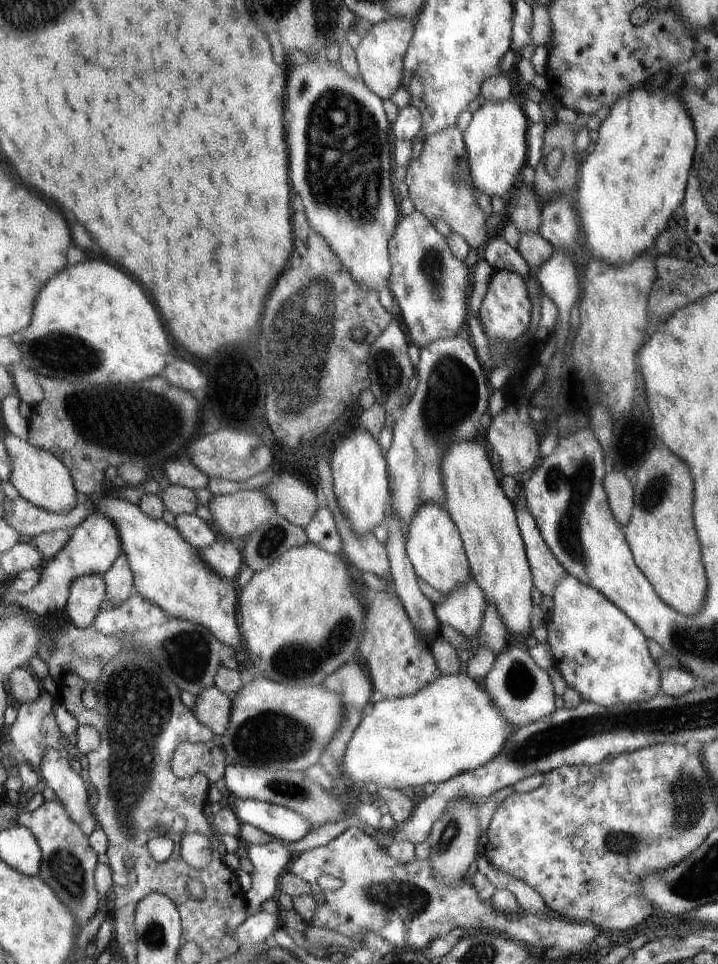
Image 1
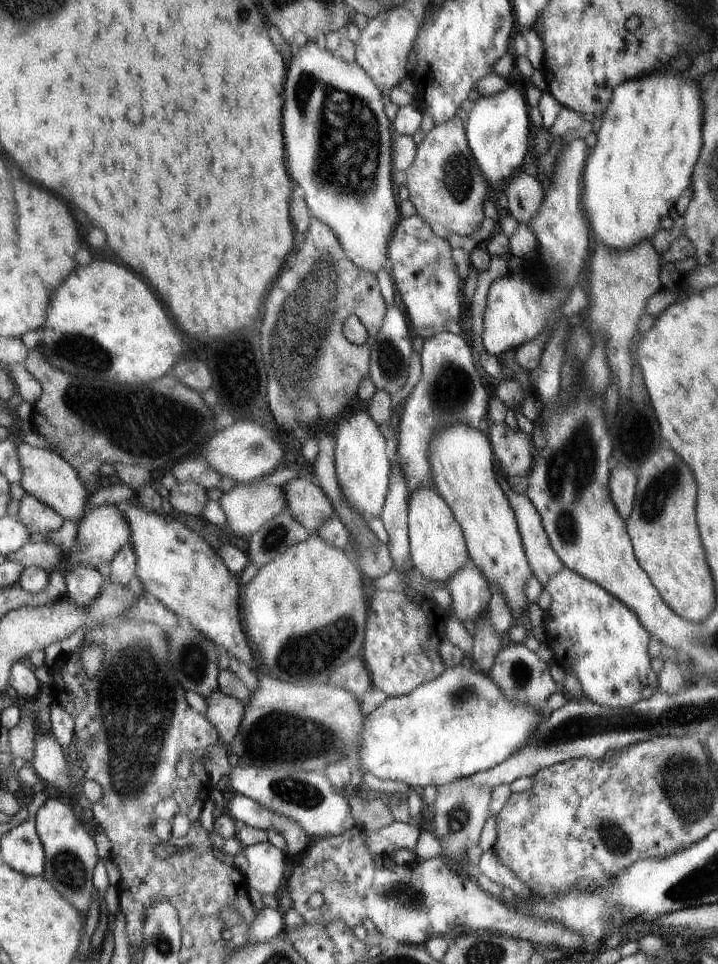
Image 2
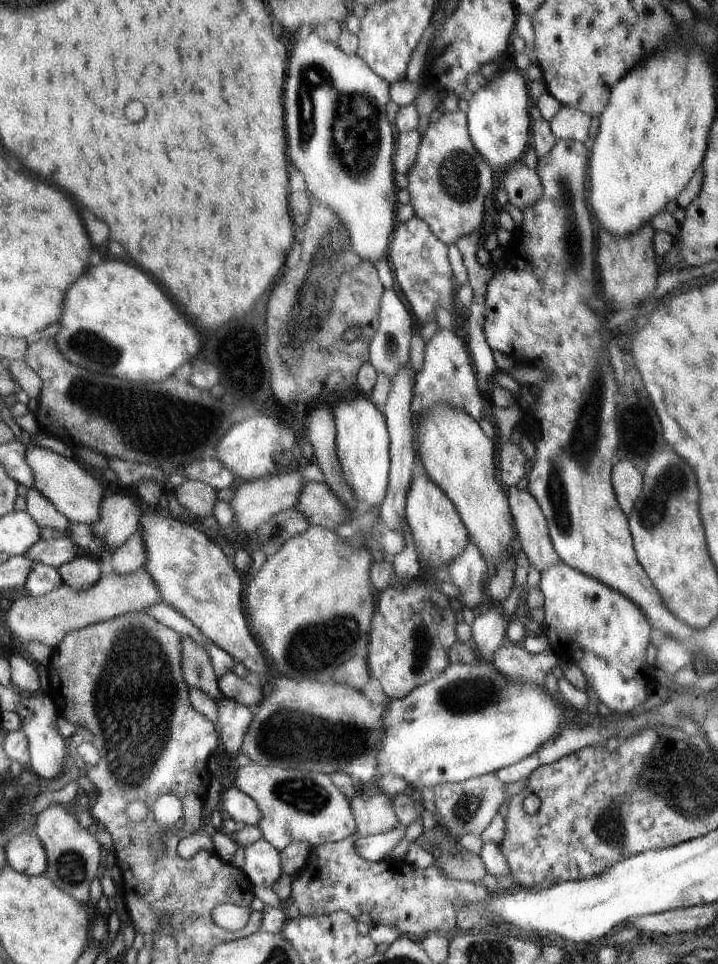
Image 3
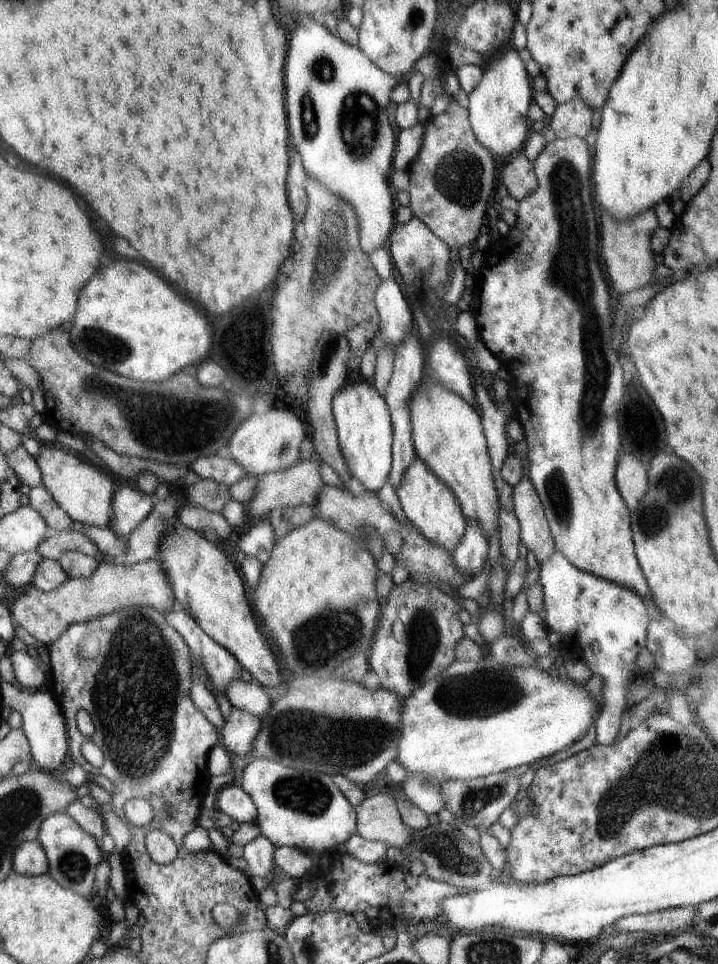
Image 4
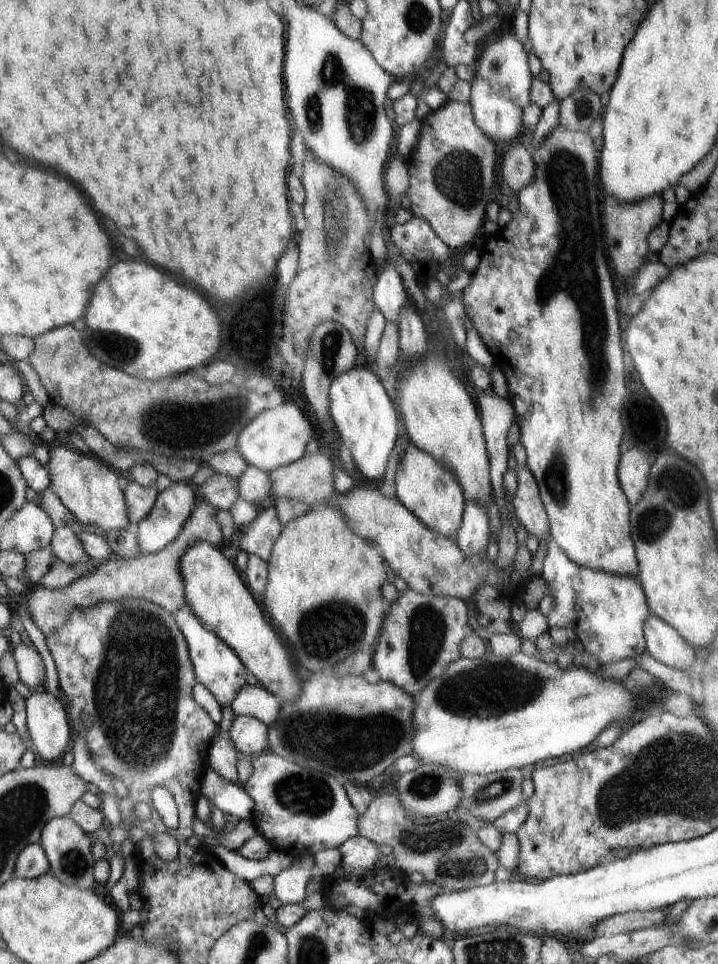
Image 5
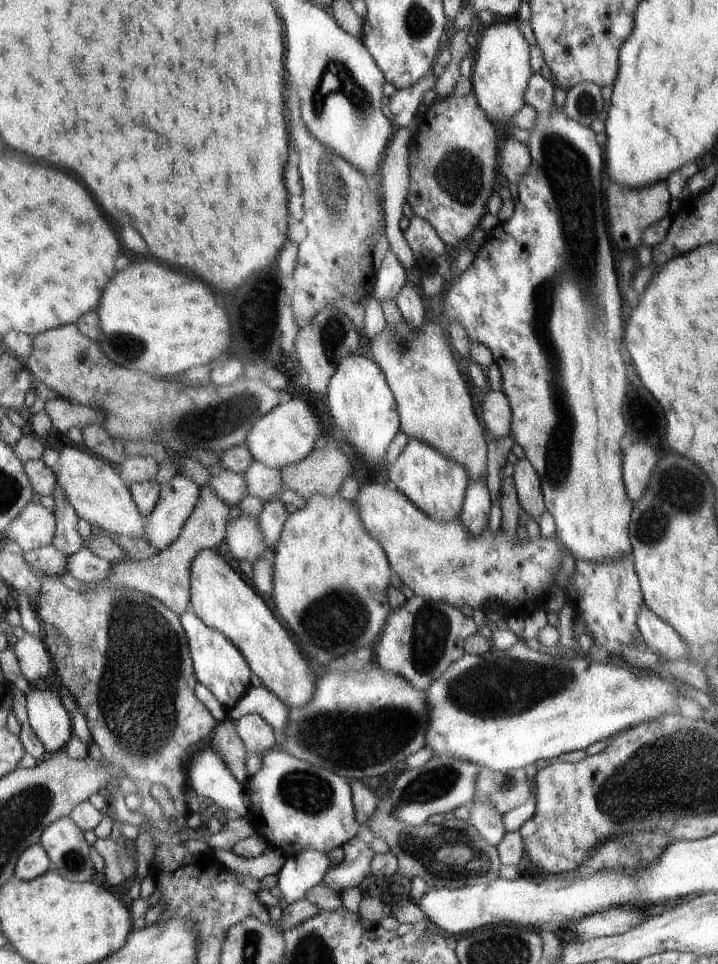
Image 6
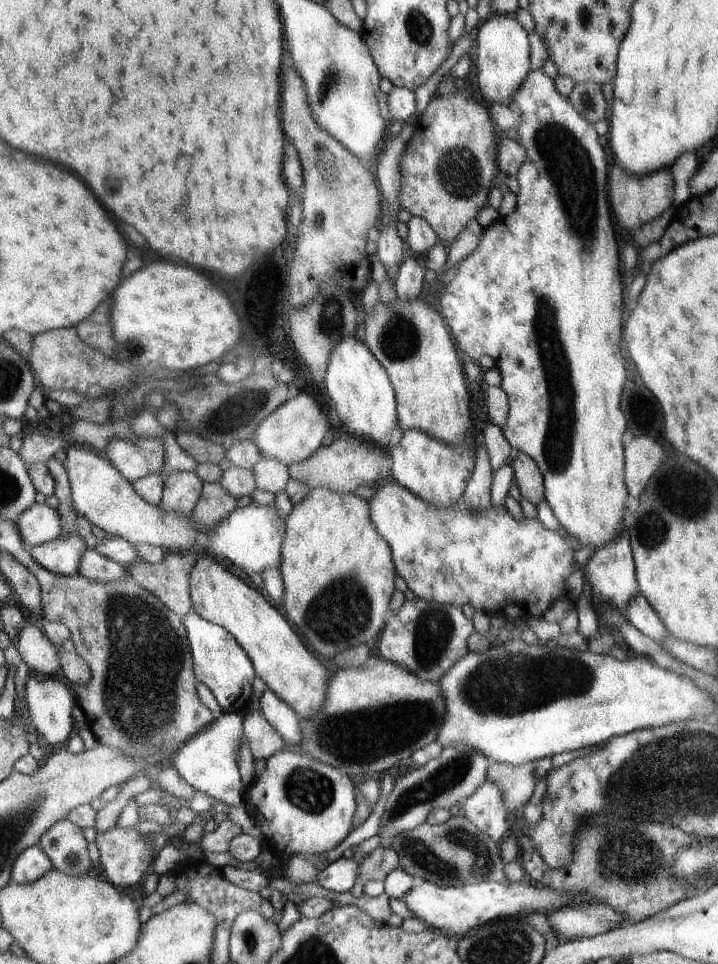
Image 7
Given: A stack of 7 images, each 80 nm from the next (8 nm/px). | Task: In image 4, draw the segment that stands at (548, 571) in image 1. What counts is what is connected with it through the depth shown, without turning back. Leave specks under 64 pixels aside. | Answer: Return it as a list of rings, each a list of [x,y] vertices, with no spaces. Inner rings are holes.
[[[529,479],[513,488],[513,509],[519,522],[521,543],[541,566],[555,552],[555,544],[539,496]]]

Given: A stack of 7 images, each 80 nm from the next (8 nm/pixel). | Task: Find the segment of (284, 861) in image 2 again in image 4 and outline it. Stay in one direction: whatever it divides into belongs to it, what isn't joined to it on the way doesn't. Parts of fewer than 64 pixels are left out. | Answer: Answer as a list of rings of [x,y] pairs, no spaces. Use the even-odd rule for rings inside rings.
[[[260,835],[256,840],[243,846],[244,865],[251,877],[268,878],[272,873],[278,873],[274,859],[280,852],[267,838]]]

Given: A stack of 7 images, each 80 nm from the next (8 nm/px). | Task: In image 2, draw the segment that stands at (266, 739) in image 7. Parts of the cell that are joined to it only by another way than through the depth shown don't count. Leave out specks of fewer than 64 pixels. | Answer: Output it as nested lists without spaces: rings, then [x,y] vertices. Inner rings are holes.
[[[219,690],[205,694],[208,702],[206,718],[216,728],[219,739],[225,747],[229,747],[240,730],[242,718],[244,718],[244,704],[230,696],[225,696]]]

